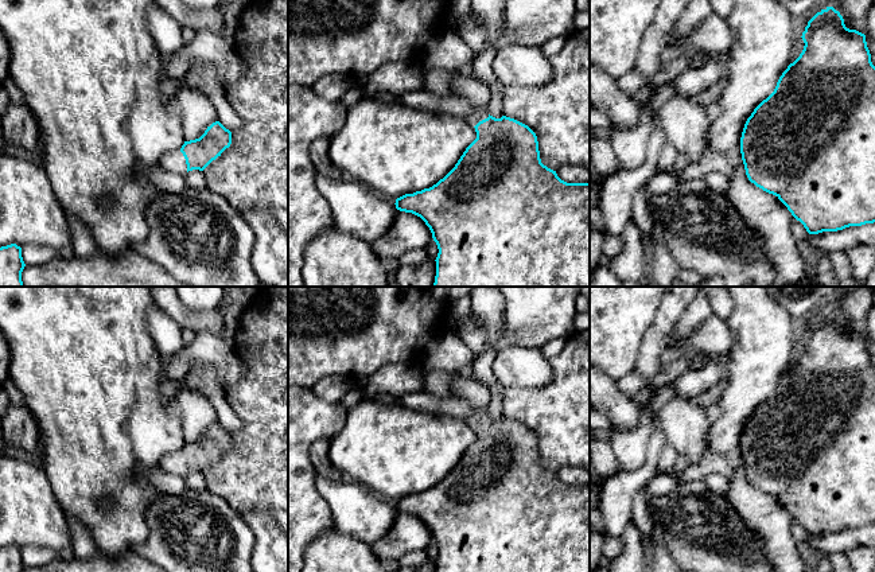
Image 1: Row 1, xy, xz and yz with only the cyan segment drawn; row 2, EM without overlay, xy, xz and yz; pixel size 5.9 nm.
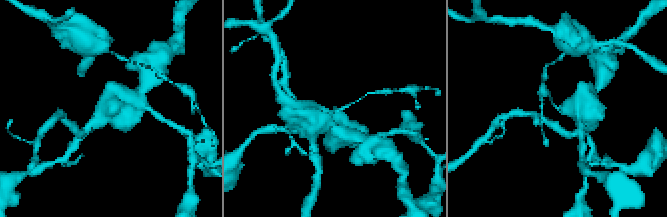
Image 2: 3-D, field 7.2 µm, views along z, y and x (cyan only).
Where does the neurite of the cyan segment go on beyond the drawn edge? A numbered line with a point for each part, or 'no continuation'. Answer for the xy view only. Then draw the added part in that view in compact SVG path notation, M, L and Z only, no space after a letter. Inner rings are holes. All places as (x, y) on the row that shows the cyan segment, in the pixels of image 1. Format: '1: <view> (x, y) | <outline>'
1: xy (174, 162) | M180 149L170 152L160 159L160 167L168 172L184 175L187 172L187 164Z

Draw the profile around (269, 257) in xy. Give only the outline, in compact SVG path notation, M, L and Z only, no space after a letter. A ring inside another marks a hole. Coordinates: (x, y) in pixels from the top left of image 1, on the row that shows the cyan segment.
M264 211L241 214L256 236L250 262L260 283L288 287L288 234Z

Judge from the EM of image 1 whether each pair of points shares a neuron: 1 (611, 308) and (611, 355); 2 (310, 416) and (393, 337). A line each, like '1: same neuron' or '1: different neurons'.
1: same neuron
2: different neurons

